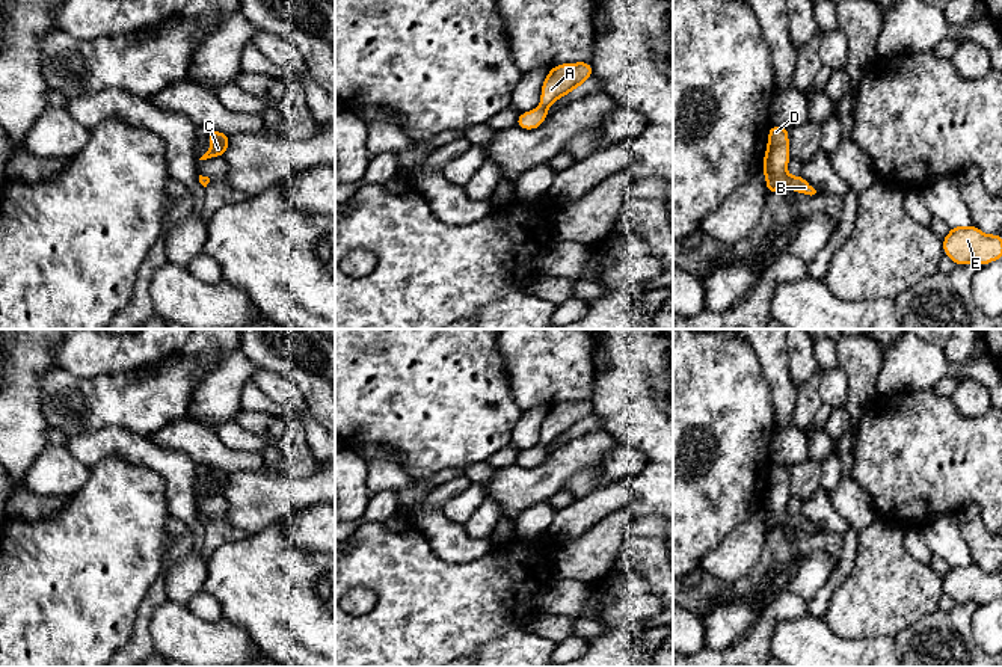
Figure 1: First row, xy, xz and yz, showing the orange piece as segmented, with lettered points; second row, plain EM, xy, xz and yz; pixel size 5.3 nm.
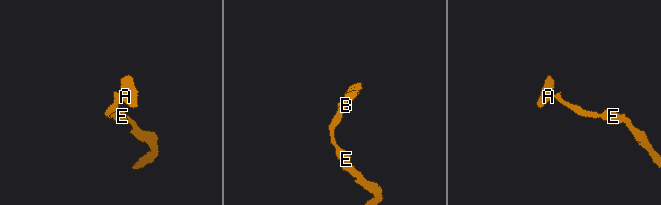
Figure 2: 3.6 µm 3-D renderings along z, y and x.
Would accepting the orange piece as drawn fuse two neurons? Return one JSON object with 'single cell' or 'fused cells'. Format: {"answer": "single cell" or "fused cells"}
{"answer": "single cell"}

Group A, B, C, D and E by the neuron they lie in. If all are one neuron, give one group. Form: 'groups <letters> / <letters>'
groups A B C D E

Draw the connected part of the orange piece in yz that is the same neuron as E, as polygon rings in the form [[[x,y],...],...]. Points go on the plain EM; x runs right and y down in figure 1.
[[[975,563],[951,564],[949,572],[942,578],[945,593],[957,604],[985,604],[1002,596],[1002,573],[988,573]]]

